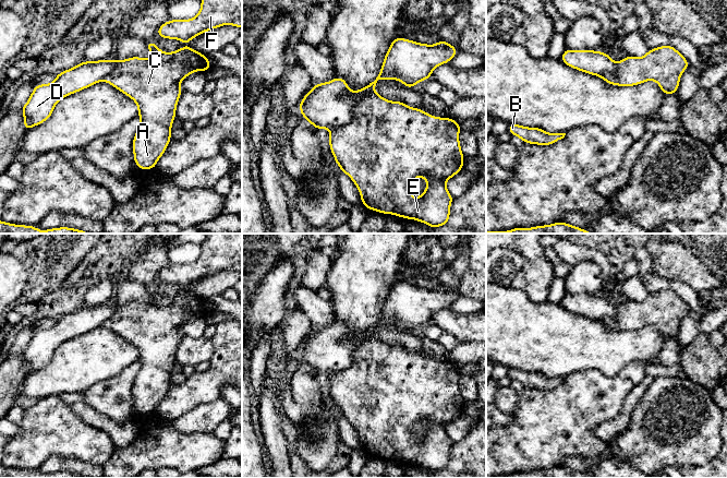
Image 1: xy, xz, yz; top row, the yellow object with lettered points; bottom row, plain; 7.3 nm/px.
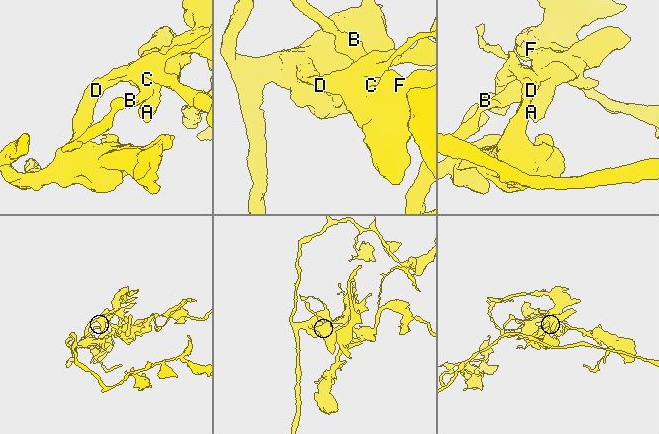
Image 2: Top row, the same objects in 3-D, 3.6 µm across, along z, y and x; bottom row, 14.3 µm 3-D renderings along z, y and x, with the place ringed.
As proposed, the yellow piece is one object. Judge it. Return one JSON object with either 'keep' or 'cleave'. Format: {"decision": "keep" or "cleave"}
{"decision": "cleave"}

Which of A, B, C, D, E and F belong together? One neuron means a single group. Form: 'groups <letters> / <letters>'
groups A B C E F / D

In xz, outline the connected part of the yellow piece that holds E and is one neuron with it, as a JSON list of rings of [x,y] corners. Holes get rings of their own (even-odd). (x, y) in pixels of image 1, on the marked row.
[[[373,89],[368,96],[364,97],[358,104],[358,106],[354,109],[354,117],[348,124],[342,127],[337,127],[330,130],[329,148],[336,160],[336,164],[341,169],[341,172],[348,175],[351,178],[351,180],[360,191],[362,204],[365,207],[367,207],[369,211],[376,211],[385,215],[392,214],[402,217],[404,219],[414,219],[428,225],[431,228],[437,228],[437,227],[445,226],[449,222],[450,205],[455,199],[455,196],[452,196],[448,192],[446,188],[446,182],[462,170],[464,159],[465,159],[462,154],[460,141],[459,141],[460,130],[461,130],[461,126],[450,117],[448,118],[435,117],[425,112],[421,108],[410,107],[403,101],[388,100],[383,96],[378,95],[375,92],[375,89]],[[417,177],[423,177],[427,181],[427,186],[421,196],[412,198],[411,196],[412,183]]]

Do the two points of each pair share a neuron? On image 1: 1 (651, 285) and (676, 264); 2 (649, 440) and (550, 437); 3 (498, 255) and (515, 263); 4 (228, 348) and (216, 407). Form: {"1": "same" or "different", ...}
{"1": "different", "2": "different", "3": "same", "4": "different"}

